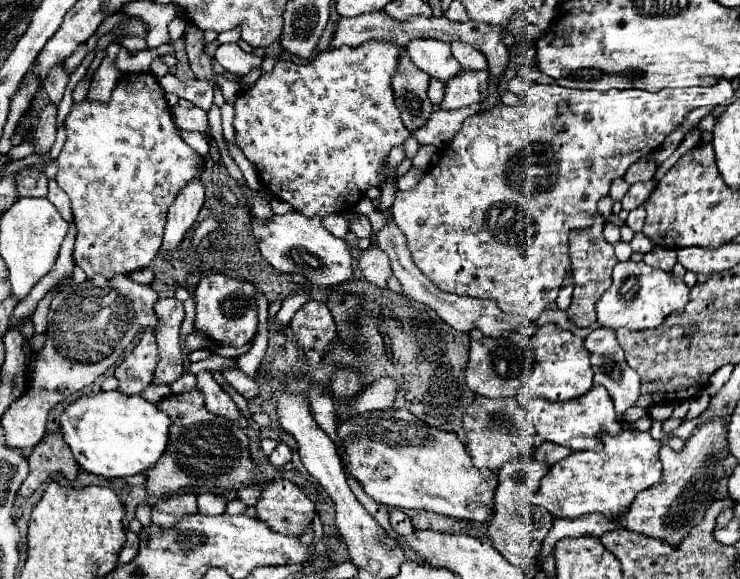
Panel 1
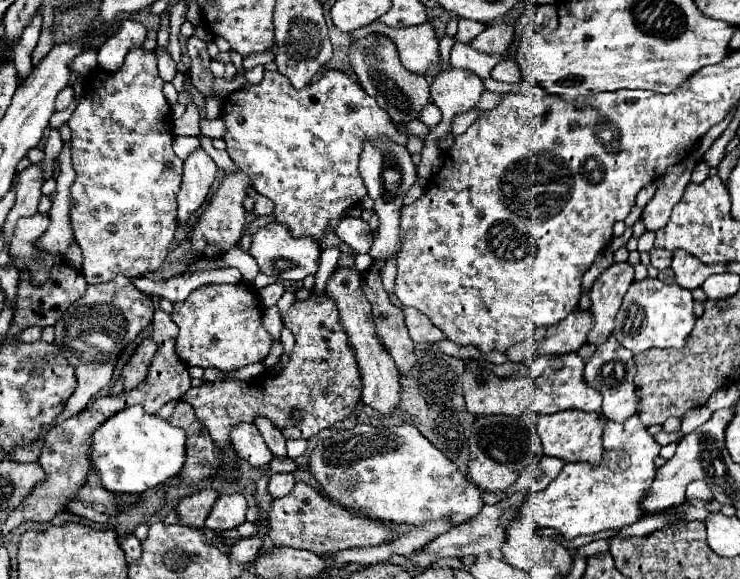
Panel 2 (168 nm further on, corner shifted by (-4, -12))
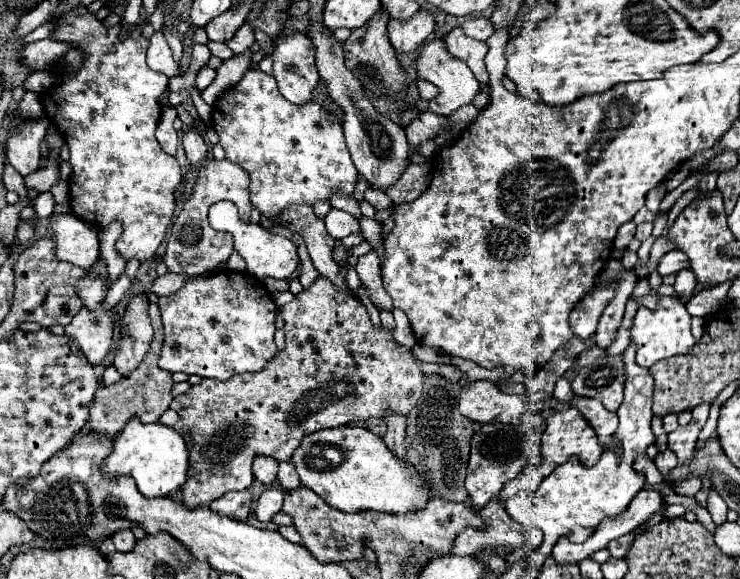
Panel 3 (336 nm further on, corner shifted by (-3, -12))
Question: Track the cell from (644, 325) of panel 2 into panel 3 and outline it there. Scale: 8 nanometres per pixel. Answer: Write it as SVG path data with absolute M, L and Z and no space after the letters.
M658 296L658 306L654 310L646 306L638 308L630 326L630 340L636 344L636 362L642 368L650 368L658 360L688 354L696 342L690 330L690 318L692 316L688 314L686 304L676 296Z

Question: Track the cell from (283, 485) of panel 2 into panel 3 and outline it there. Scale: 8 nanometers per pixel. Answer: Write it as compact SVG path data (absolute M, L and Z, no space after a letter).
M276 486L266 488L266 490L260 494L260 498L258 498L258 502L256 502L256 508L254 508L258 520L262 520L262 522L264 522L264 520L272 520L272 516L282 510L282 502L284 502L284 492L282 492L282 488L276 488Z

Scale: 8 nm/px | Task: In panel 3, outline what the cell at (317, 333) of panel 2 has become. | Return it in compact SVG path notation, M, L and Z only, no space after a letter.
M318 276L314 280L314 284L308 288L308 290L302 290L300 294L296 294L296 298L292 302L288 302L286 306L280 308L280 314L284 318L284 332L286 332L286 348L282 352L278 352L264 370L260 372L246 372L246 374L238 374L238 376L232 376L230 380L222 382L222 380L202 380L198 386L192 386L186 394L180 394L180 396L174 396L170 408L178 412L186 432L192 434L192 440L194 440L194 448L190 452L190 470L188 470L188 480L186 484L182 486L182 500L184 500L184 506L186 508L198 508L198 506L208 506L212 500L220 498L222 494L230 492L230 490L246 490L250 486L250 482L254 480L254 474L252 474L252 460L254 456L258 454L266 454L266 456L272 456L276 460L286 460L294 454L294 450L300 446L302 438L306 438L308 434L312 432L318 432L318 430L324 430L324 428L336 428L336 426L342 426L342 424L348 424L348 422L362 422L362 420L368 420L368 418L382 418L388 410L392 412L404 412L408 414L416 402L420 400L420 392L422 392L422 370L420 370L420 360L414 356L412 350L408 350L406 346L398 344L394 340L394 332L384 328L384 326L374 326L366 308L362 306L362 302L354 296L342 296L342 292L334 292L334 286Z

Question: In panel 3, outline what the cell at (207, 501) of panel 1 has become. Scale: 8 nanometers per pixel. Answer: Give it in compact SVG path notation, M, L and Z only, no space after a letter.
M242 490L242 492L228 492L224 496L220 496L218 500L214 500L210 504L210 510L214 514L220 514L220 516L228 516L232 520L246 520L248 512L252 510L252 496Z

